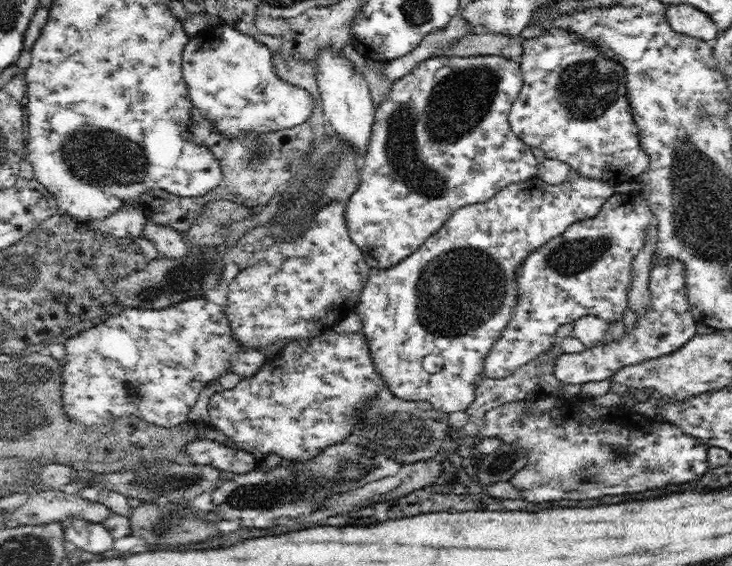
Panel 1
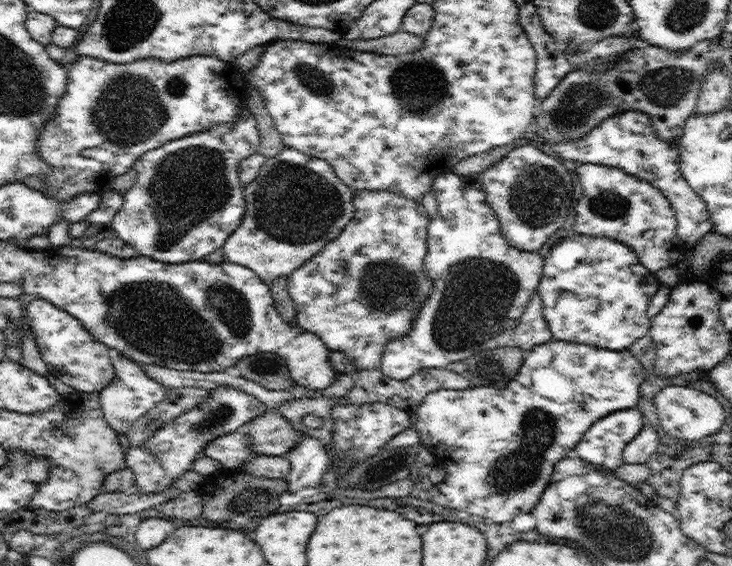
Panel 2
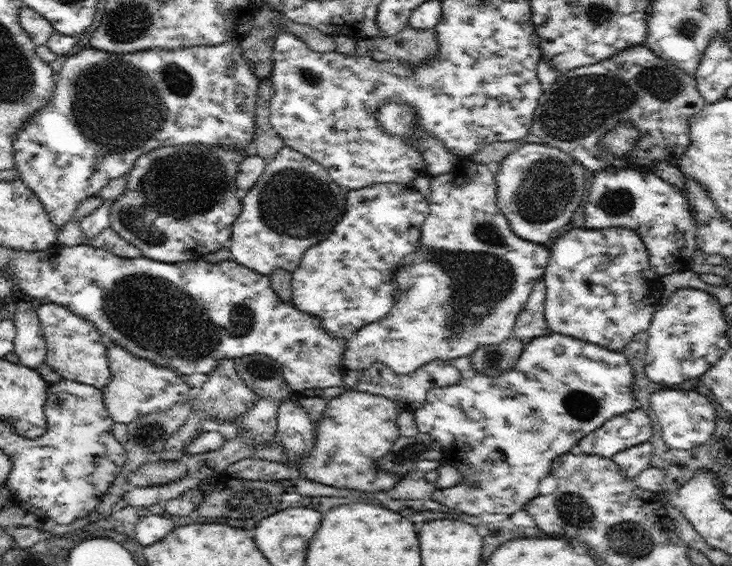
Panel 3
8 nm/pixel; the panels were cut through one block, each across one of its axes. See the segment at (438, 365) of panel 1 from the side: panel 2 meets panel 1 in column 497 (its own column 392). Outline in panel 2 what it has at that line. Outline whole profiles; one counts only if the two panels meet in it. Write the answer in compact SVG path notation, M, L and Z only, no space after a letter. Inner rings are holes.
M355 191L352 220L334 240L287 277L286 290L295 304L299 328L320 336L328 350L344 352L354 364L349 372L354 377L360 370L381 368L386 344L410 334L420 308L432 296L434 282L424 271L429 218L421 203L394 192Z

